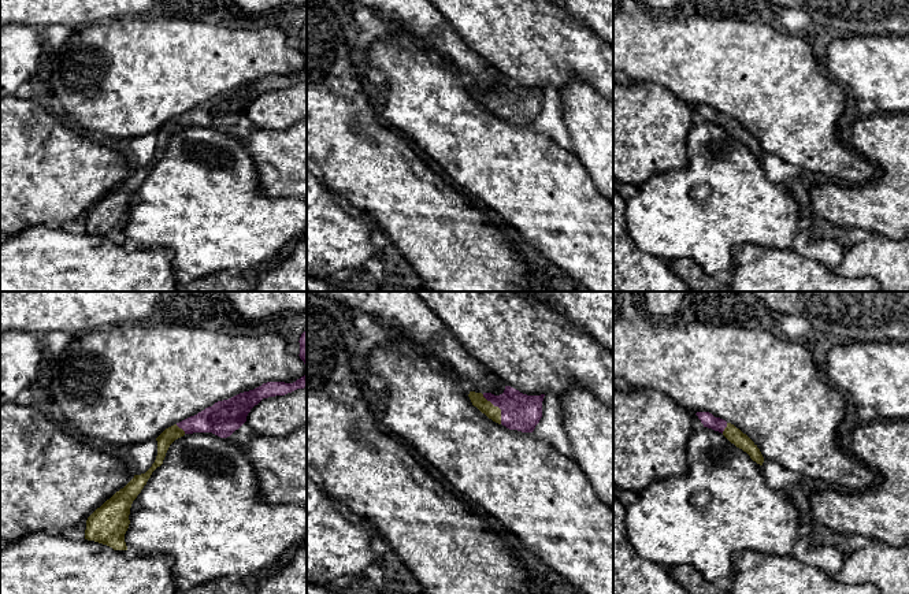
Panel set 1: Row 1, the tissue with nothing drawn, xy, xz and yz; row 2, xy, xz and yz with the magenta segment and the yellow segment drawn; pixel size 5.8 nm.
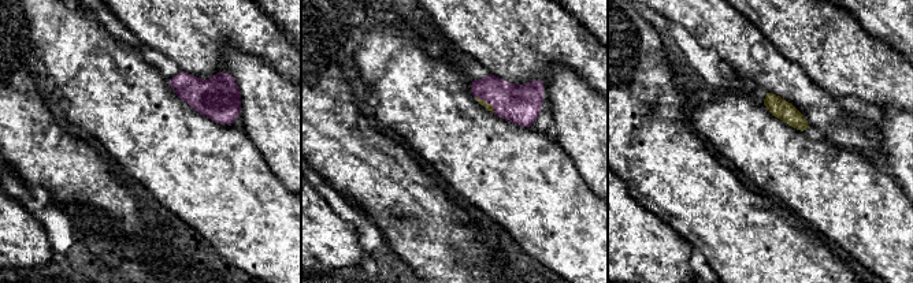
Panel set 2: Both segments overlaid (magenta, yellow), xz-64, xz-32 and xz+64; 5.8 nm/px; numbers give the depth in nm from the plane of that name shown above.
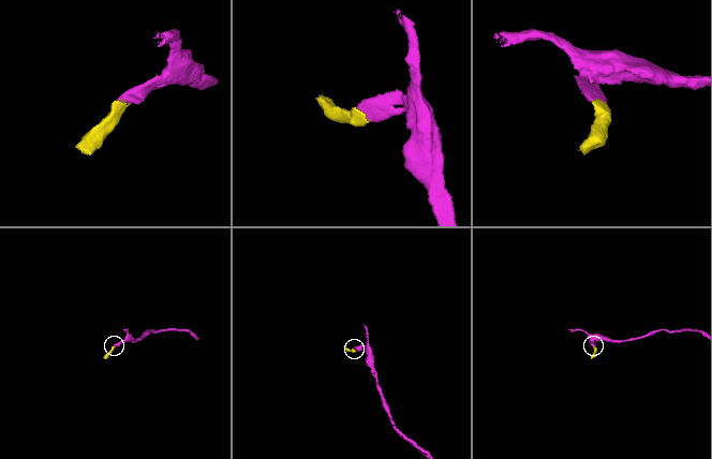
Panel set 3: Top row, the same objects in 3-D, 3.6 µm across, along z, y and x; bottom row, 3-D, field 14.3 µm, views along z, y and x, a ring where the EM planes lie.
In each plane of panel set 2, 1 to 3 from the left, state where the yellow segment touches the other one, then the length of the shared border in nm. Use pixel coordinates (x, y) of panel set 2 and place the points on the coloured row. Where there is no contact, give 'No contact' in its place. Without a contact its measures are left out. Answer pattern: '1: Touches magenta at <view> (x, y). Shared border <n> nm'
1: No contact
2: Touches magenta at xz-32 (486, 101). Shared border 150 nm
3: No contact

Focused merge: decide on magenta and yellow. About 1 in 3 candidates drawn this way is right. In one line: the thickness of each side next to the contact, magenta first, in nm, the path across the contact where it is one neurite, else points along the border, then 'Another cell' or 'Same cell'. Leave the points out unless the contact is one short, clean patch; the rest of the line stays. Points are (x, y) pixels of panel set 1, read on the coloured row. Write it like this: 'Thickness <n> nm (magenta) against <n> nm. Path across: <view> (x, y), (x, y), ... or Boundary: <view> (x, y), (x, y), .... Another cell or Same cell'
Thickness 220 nm (magenta) against 80 nm. Path across: xz (522, 412), (498, 407), (493, 412). Same cell

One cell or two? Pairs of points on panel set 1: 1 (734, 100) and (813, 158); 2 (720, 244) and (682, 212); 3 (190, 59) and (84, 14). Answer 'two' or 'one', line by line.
1: one
2: one
3: two

